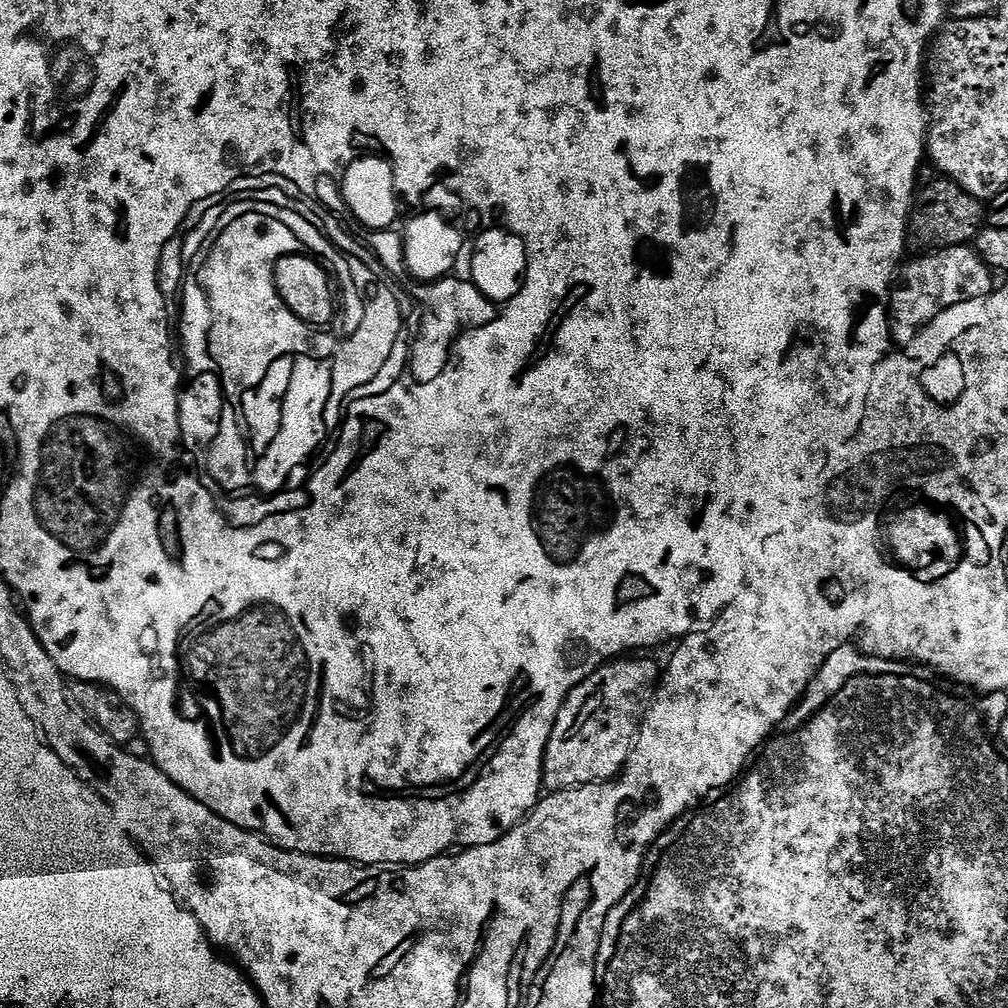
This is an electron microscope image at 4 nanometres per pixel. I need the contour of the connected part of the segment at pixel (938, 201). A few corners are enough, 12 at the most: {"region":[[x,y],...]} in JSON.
{"region":[[948,176],[923,181],[908,220],[916,254],[971,245],[981,200]]}

